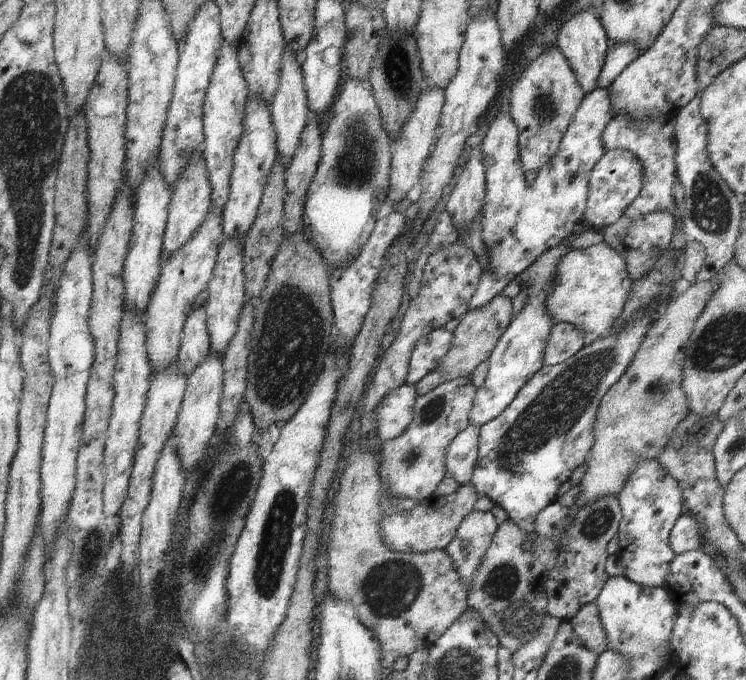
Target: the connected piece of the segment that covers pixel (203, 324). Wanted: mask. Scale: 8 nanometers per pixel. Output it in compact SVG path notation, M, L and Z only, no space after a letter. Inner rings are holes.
M205 290L202 295L195 300L194 307L191 308L189 319L184 328L184 338L180 348L178 362L183 368L183 372L189 377L203 360L207 359L211 353L211 334L209 324L207 324L210 293Z

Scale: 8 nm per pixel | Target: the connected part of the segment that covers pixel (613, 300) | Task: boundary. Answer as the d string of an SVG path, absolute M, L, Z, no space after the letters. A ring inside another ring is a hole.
M603 241L586 249L573 249L560 260L555 276L552 291L546 302L547 310L552 314L554 324L573 323L580 326L585 331L587 345L607 335L614 320L621 315L625 298L629 292L631 280L627 274L623 256L616 253L610 245Z

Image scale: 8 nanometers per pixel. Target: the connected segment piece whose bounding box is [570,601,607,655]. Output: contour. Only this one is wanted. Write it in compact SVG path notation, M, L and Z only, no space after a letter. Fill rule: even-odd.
M595 601L581 608L570 623L584 647L590 648L596 655L607 649L606 631L599 618Z

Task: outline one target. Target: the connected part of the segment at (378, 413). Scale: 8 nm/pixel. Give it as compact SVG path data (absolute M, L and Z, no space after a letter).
M408 383L395 388L383 398L375 410L375 422L378 425L378 436L383 442L395 440L407 431L414 420L414 409L418 400L418 392Z

